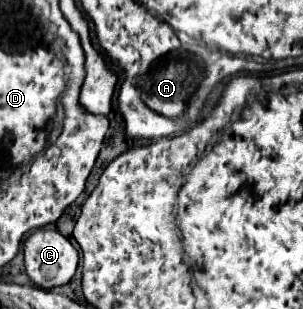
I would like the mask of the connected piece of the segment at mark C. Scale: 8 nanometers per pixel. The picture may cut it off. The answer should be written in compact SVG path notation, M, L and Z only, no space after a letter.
M36 230L24 242L26 274L44 290L64 286L72 280L78 266L78 252L56 230Z

